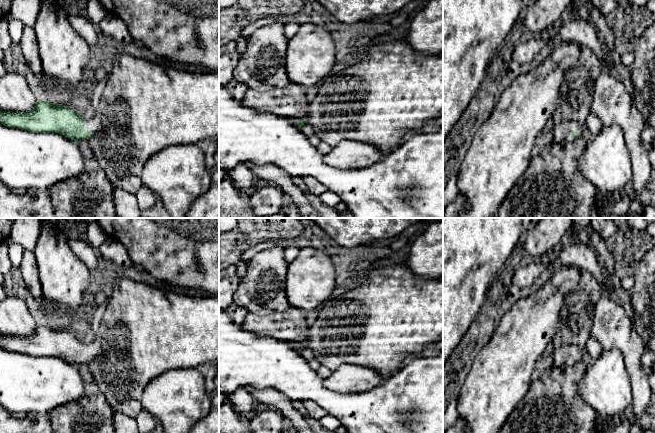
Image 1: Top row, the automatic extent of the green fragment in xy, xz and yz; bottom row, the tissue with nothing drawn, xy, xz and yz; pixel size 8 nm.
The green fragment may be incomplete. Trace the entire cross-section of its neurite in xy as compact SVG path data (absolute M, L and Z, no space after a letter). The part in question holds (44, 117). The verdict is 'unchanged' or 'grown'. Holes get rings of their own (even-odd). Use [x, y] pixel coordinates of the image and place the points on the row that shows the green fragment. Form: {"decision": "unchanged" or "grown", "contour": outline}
{"decision": "grown", "contour": "M127 53L107 57L108 80L101 102L91 115L84 119L67 106L37 100L27 112L0 110L0 124L33 133L58 133L65 138L85 139L100 167L114 188L136 194L140 188L140 174L145 162L166 147L204 144L219 136L219 70L187 71L153 64Z"}

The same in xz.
{"decision": "grown", "contour": "M398 36L392 41L369 46L363 53L362 58L357 63L348 63L347 67L334 74L328 75L320 84L316 97L311 100L308 114L302 119L295 119L298 126L309 124L313 128L313 132L321 141L328 143L331 147L335 147L343 140L355 140L375 145L385 155L399 147L406 139L415 133L428 131L433 128L434 122L442 117L443 114L443 53L434 55L425 55L415 51L406 39L400 39Z"}

